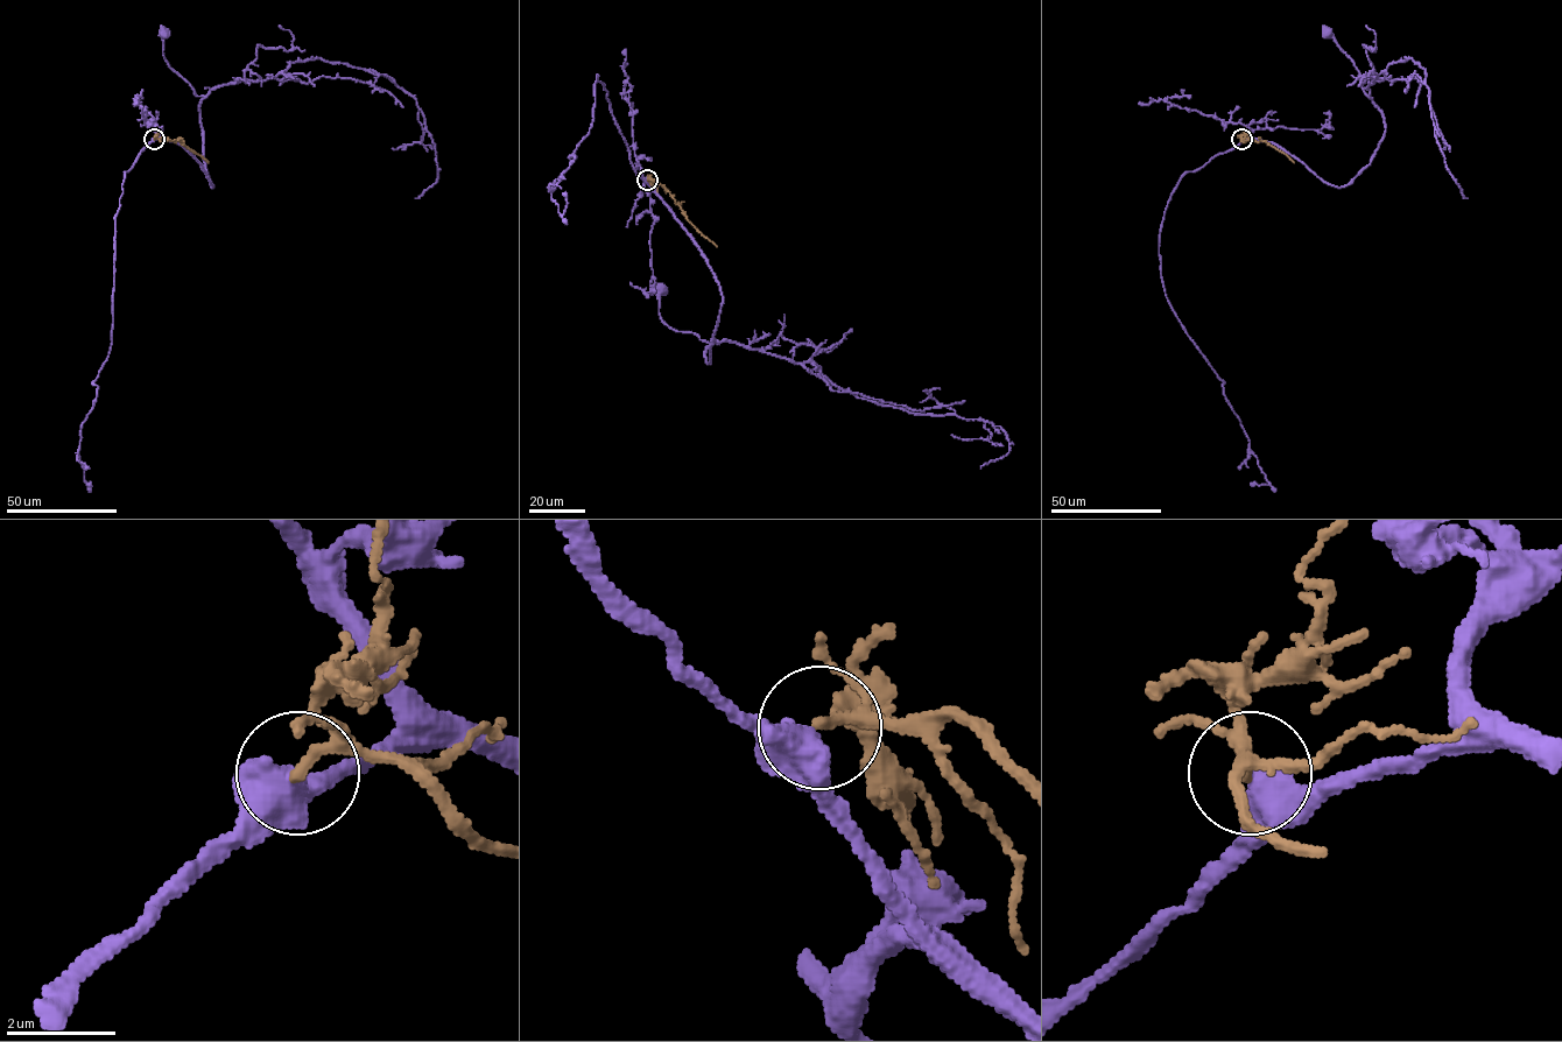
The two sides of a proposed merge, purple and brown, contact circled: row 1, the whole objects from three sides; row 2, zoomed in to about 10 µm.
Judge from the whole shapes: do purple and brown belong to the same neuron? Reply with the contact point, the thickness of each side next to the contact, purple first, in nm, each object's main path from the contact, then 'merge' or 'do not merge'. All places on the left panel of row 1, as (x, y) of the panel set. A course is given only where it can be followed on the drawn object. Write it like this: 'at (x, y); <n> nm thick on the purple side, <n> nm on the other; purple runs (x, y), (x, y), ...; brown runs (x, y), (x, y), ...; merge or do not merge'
at (154, 139); 500 nm thick on the purple side, 130 nm on the other; purple runs (154, 139), (212, 187), (210, 91), (346, 63), (415, 99), (437, 180), (415, 198); brown runs (154, 139), (178, 140), (209, 162); do not merge

